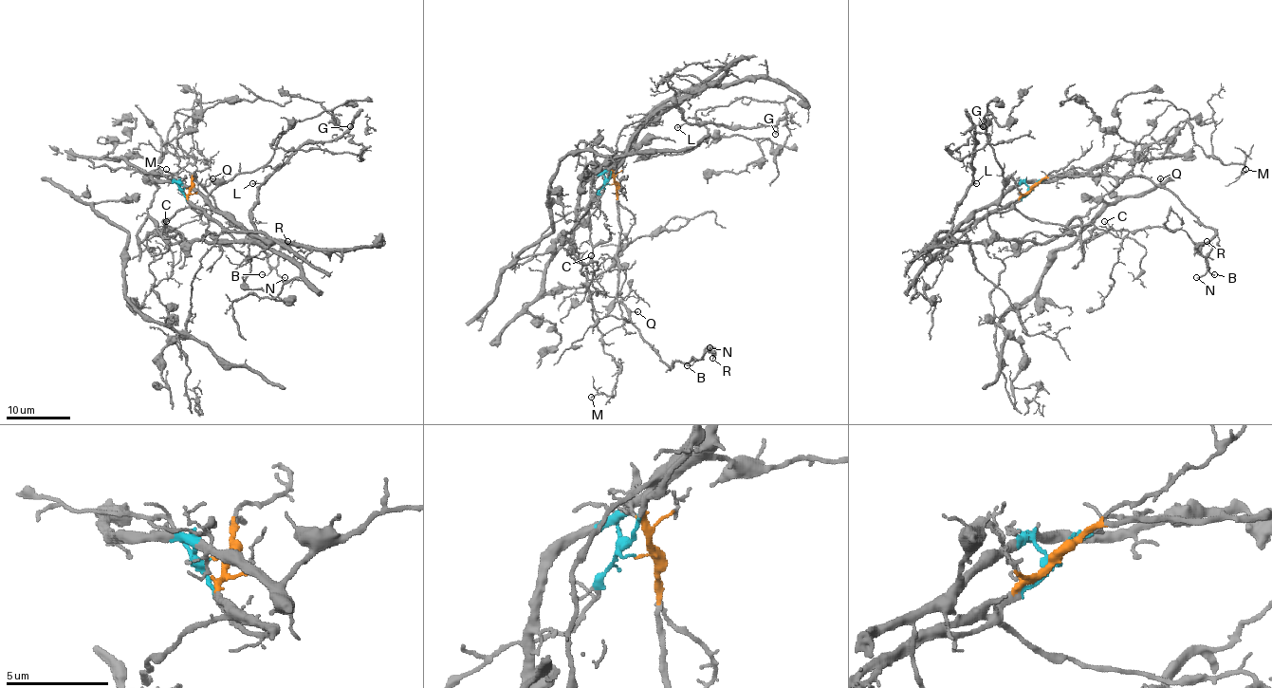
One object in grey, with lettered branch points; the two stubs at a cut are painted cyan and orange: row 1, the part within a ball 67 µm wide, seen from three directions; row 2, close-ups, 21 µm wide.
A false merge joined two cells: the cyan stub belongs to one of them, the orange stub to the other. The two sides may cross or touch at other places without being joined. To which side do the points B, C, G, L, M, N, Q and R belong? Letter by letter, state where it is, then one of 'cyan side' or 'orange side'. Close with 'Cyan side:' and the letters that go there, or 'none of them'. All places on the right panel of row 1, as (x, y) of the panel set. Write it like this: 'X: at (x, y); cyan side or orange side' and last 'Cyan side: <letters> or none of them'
B: at (1214, 274); orange side
C: at (1104, 221); orange side
G: at (983, 126); cyan side
L: at (976, 183); cyan side
M: at (1245, 169); cyan side
N: at (1196, 277); orange side
Q: at (1160, 178); orange side
R: at (1207, 241); orange side
Cyan side: G, L, M

